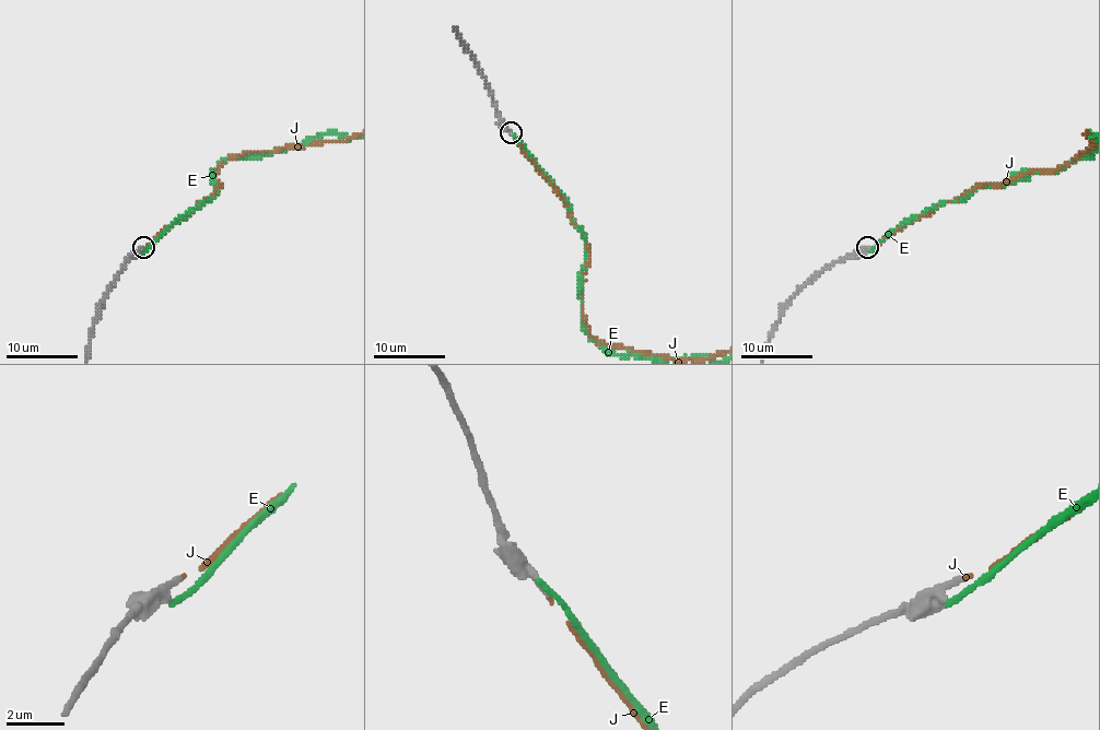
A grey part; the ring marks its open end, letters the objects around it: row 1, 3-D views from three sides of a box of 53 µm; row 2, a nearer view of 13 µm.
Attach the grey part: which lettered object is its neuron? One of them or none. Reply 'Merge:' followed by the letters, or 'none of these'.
Merge: J

